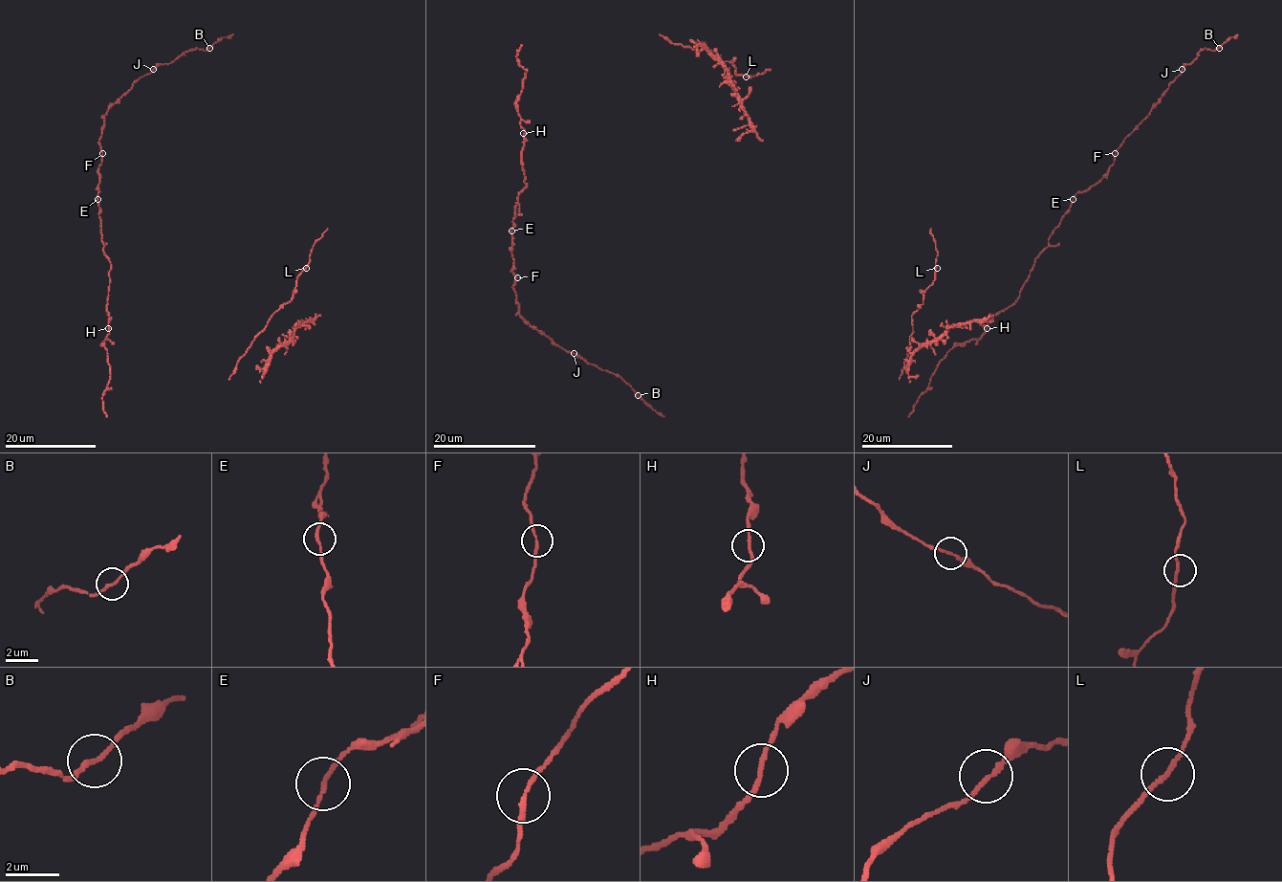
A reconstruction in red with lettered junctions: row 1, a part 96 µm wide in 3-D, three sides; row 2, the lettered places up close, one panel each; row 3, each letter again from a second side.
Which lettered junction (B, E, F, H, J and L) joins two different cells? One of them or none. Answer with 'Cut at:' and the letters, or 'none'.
Cut at: none

